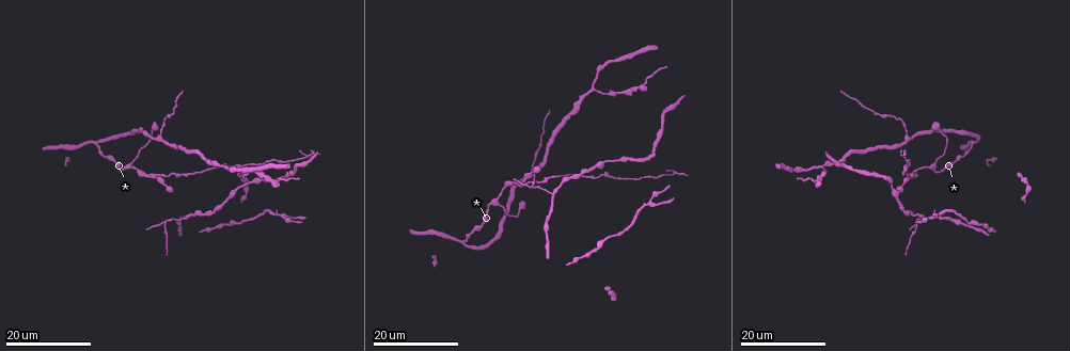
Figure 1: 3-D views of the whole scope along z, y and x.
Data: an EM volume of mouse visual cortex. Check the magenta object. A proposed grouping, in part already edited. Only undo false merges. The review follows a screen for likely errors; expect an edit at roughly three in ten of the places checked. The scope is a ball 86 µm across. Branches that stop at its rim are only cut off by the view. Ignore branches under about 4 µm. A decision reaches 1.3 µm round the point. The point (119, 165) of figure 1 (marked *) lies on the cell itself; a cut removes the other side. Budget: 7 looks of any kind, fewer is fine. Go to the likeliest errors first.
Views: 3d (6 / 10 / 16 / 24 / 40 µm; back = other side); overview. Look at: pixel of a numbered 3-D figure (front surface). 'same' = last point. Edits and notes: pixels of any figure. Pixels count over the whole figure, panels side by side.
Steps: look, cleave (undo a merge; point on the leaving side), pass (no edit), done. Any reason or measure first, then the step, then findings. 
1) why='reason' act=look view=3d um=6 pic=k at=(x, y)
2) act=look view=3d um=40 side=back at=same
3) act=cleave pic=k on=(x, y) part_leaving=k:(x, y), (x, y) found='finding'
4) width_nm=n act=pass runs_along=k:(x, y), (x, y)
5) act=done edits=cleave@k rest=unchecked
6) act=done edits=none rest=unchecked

why='side arm on a straight run' act=look view=3d um=24 pic=1 at=(165, 223)

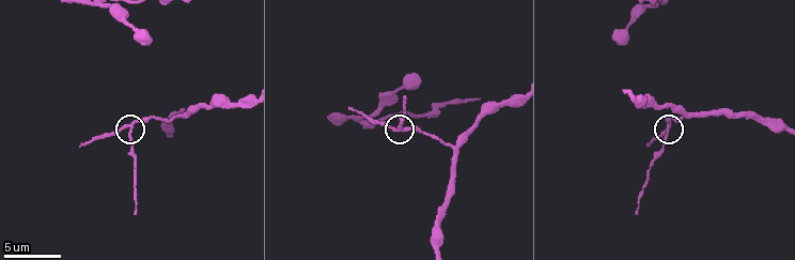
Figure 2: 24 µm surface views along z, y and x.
why='closer look' act=look view=3d um=6 pic=2 at=(127, 127)

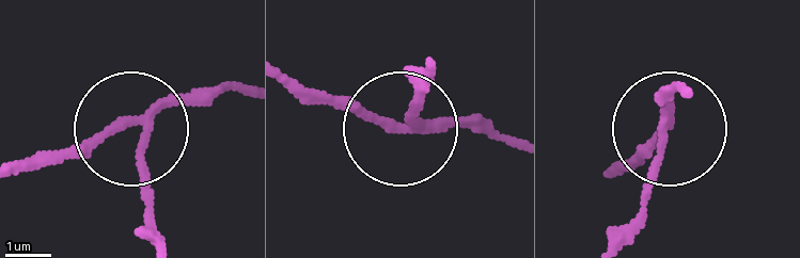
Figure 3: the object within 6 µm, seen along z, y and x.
arms=3 act=cleave pic=3 on=(147, 192) part_leaving=3:(144, 129), (147, 240) found='two cells meet here'

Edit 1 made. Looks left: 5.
act=look view=overview

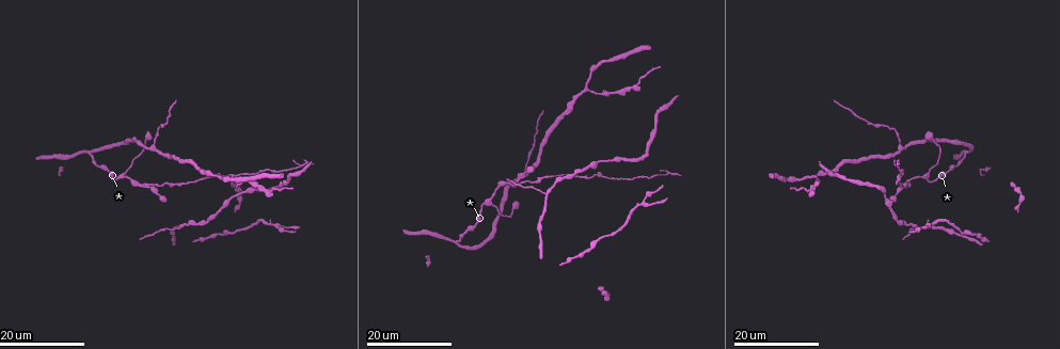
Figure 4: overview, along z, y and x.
why='a fork' act=look view=3d um=16 pic=4 at=(545, 192)

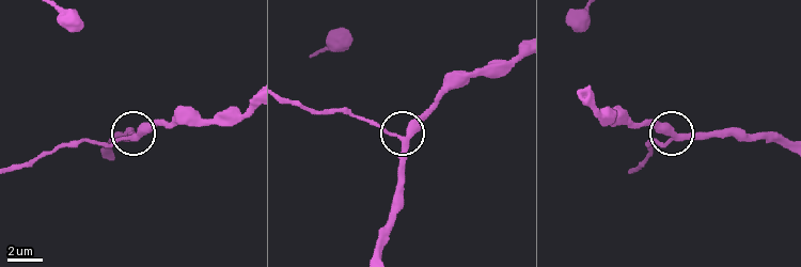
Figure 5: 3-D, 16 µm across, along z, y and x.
act=look view=3d um=6 pic=5 at=(136, 138)

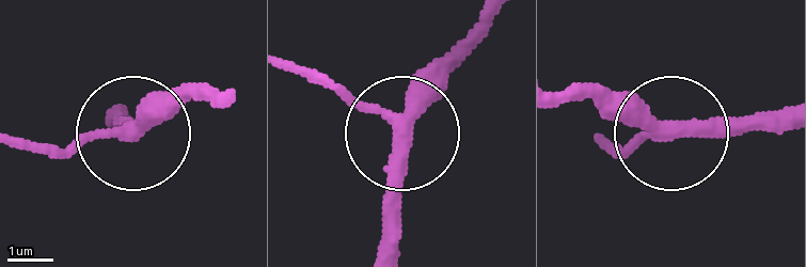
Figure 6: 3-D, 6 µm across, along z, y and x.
act=look view=3d um=6 side=back pic=6 at=(668, 134)

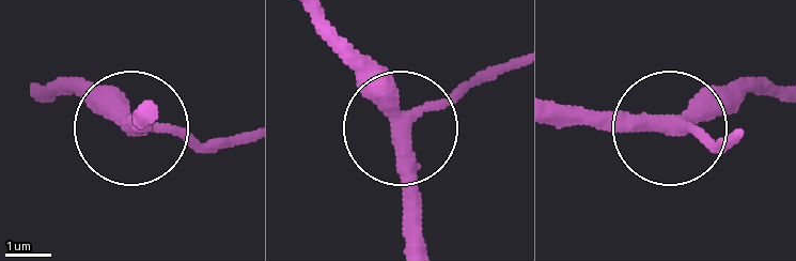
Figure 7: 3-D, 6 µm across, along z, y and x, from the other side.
arms=3 act=pass found='all the same cell'

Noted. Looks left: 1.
act=done edits=cleave@3 rest=unchecked

